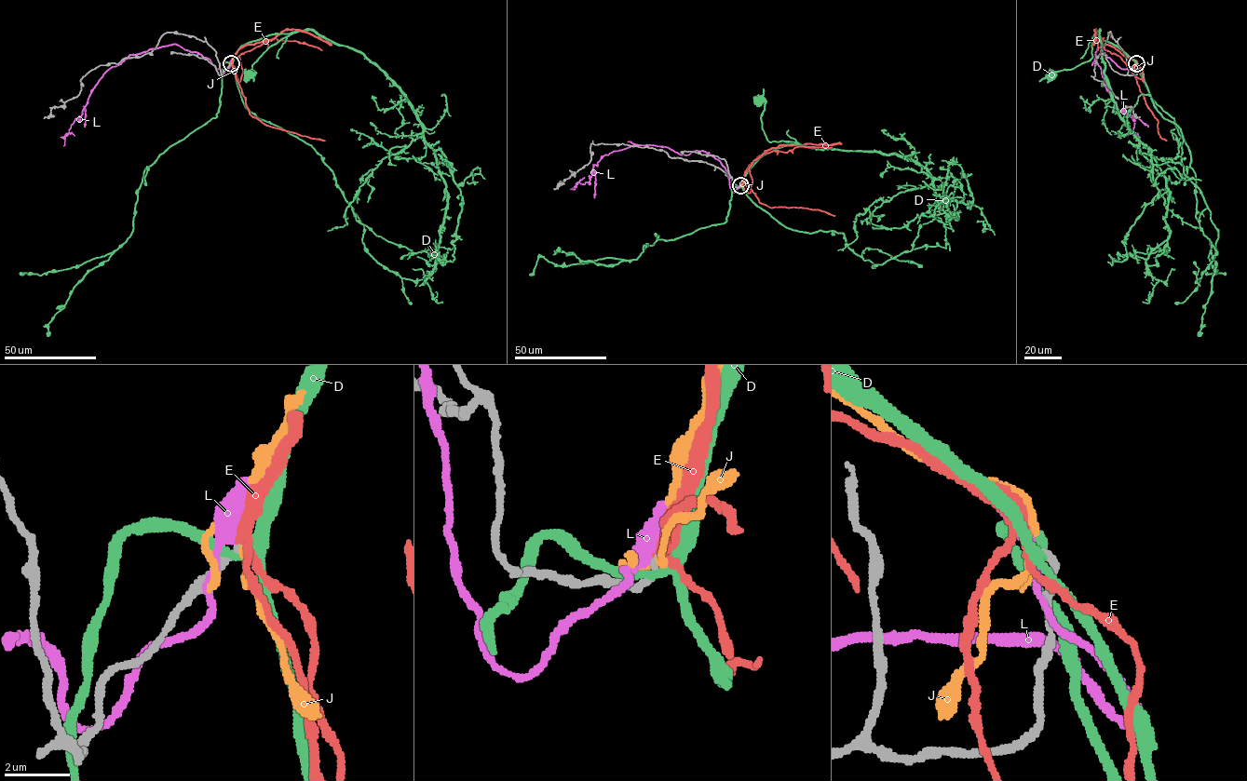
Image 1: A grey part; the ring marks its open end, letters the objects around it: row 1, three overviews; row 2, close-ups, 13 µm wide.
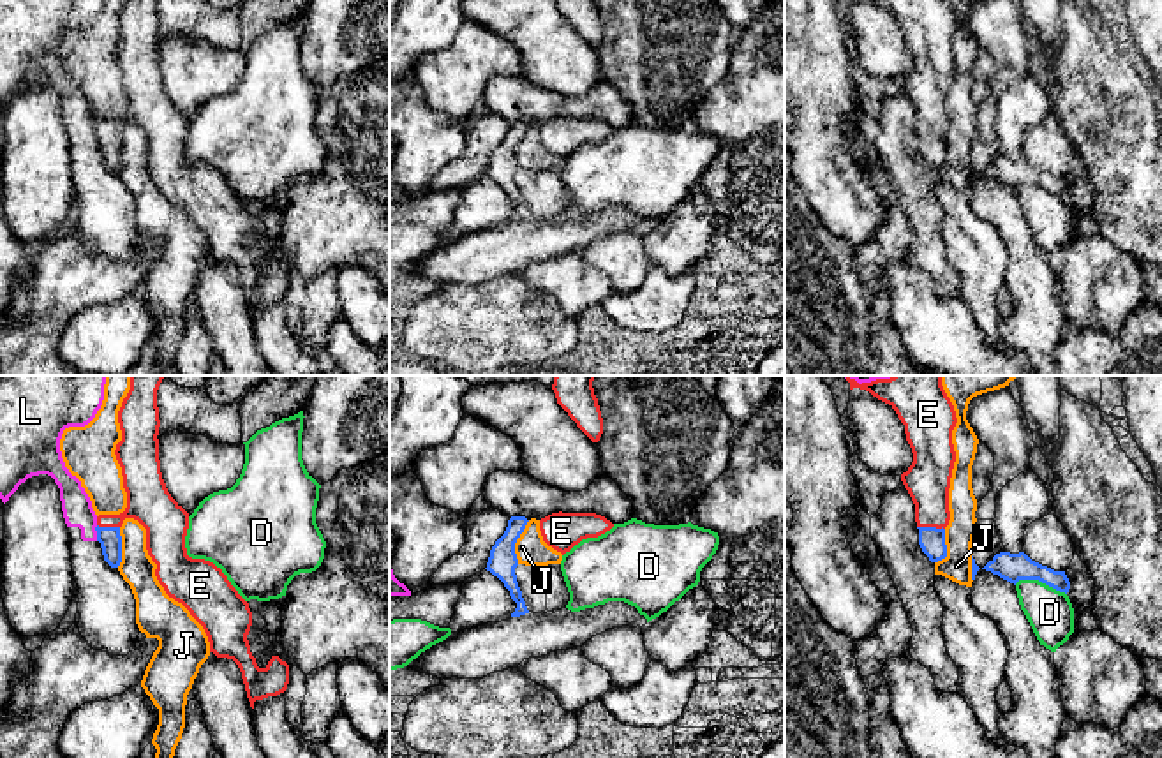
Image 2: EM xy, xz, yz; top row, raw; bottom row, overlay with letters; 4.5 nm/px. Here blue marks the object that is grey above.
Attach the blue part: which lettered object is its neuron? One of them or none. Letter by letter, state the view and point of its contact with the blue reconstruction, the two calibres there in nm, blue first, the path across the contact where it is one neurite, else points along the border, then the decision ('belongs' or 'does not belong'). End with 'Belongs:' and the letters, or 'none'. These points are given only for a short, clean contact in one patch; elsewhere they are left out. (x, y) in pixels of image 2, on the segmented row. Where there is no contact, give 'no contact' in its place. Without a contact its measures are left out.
D: meets blue in yz at (1041, 580); 130 nm thick on the blue side, 220 nm on the other; does not belong
E: meets blue in yz at (931, 527); 120 nm thick on the blue side, 200 nm on the other; runs through yz (931, 540), (931, 527), (928, 480); belongs
J: meets blue in xz at (515, 542); 130 nm thick on the blue side, 140 nm on the other; border along xz (529, 520), (515, 543), (517, 563); does not belong
L: meets blue in xy at (97, 533); 100 nm thick on the blue side, 140 nm on the other; border along xy (97, 526), (96, 540); does not belong
Belongs: E

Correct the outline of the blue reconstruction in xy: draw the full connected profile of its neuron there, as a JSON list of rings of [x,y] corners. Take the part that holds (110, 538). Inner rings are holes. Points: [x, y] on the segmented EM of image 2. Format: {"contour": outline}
{"contour": [[[130,375],[130,390],[118,411],[122,441],[115,450],[127,508],[120,515],[97,516],[97,541],[104,561],[118,568],[123,520],[134,518],[146,529],[146,550],[157,564],[159,583],[203,626],[210,652],[238,665],[254,709],[256,700],[277,696],[287,689],[289,665],[272,656],[264,668],[257,666],[247,640],[252,626],[249,603],[220,568],[187,555],[189,513],[168,492],[159,460],[157,390],[162,379],[164,375]]]}

